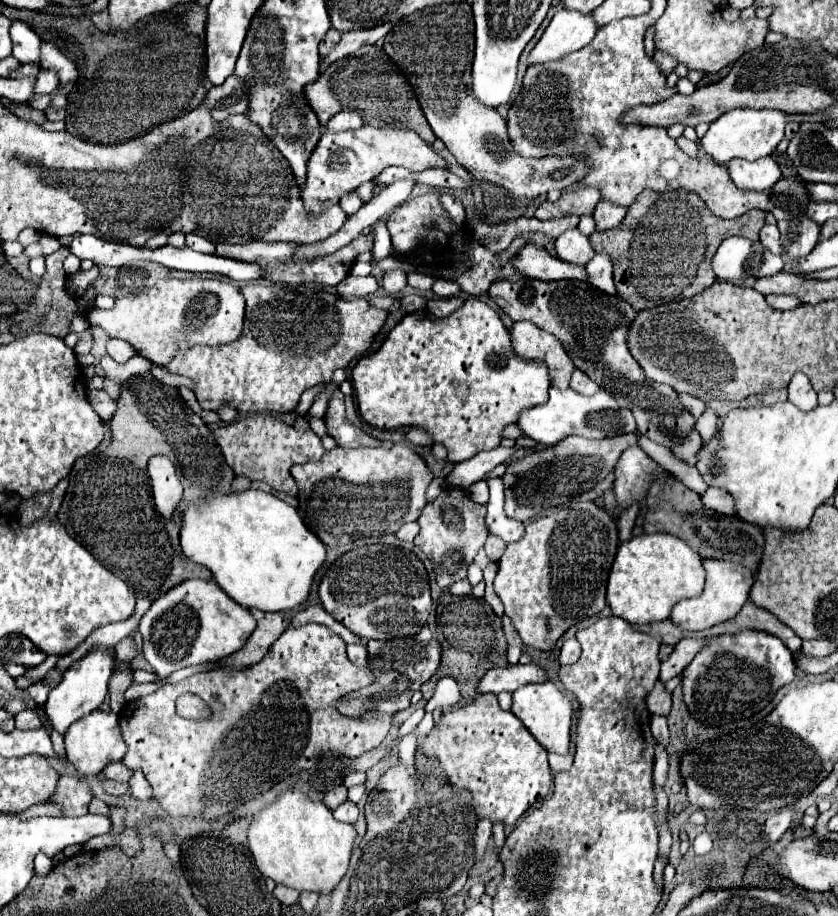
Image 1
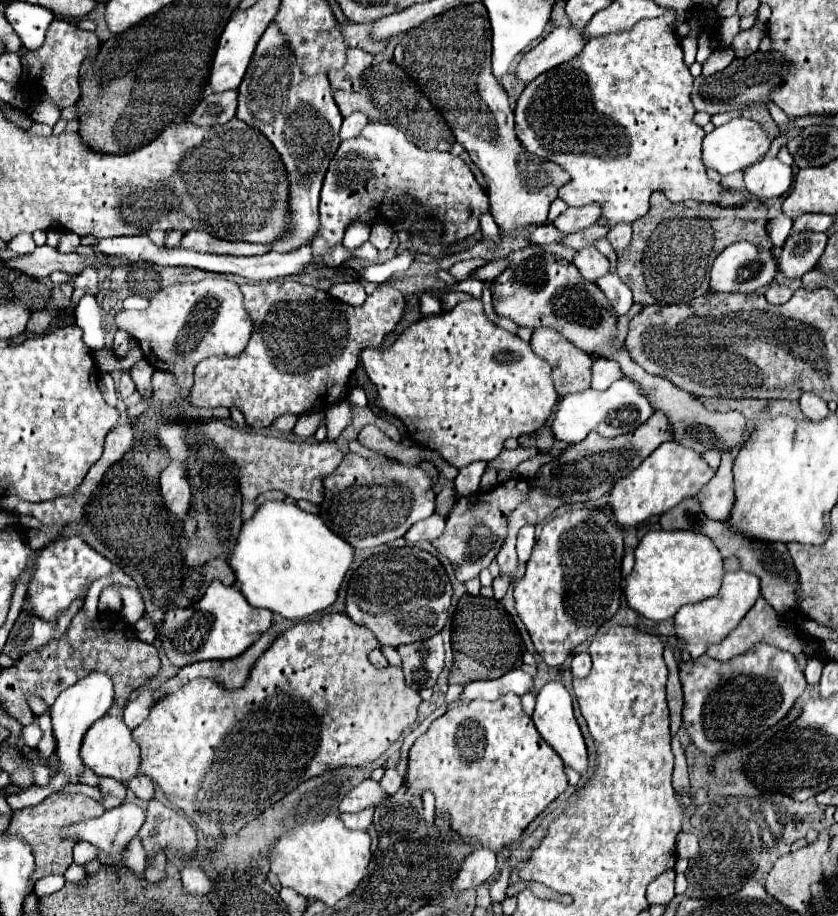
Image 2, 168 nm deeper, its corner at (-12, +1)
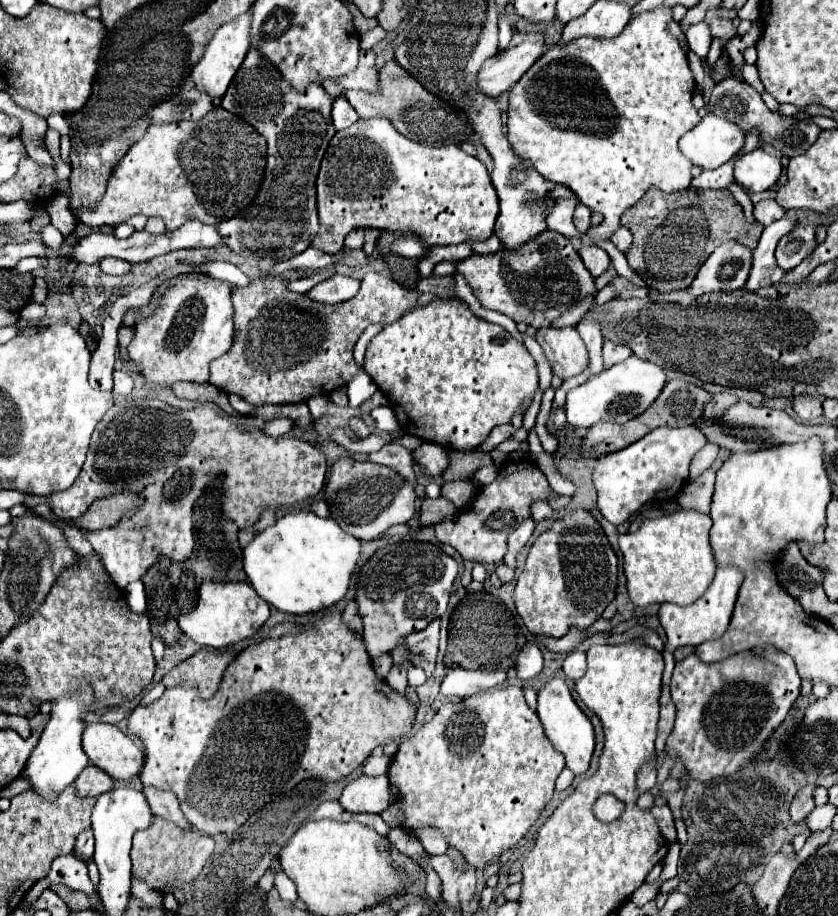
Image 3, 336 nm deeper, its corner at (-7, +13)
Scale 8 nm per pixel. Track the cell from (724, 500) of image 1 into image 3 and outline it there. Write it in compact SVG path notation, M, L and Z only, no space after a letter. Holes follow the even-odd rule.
M722 449L718 461L706 469L702 475L698 475L694 481L690 481L678 495L678 503L682 505L682 509L694 509L698 513L710 513L710 505L712 505L712 495L714 495L714 479L716 479L716 471L718 467L724 463L724 459L728 457L730 451Z

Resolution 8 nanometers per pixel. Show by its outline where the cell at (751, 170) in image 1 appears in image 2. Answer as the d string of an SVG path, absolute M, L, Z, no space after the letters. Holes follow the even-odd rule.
M777 157L775 159L761 159L759 163L745 169L745 187L751 195L759 199L781 197L789 191L793 181L791 167L783 165Z

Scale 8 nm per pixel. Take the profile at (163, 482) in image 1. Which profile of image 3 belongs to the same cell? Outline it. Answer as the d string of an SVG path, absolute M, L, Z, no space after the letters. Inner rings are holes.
M124 399L124 401L116 401L114 407L110 407L110 411L96 425L80 479L76 479L76 483L70 489L54 491L46 499L56 517L76 519L86 513L86 509L92 505L92 501L102 499L104 495L122 491L124 487L128 487L144 497L142 509L128 515L128 519L124 519L124 523L120 523L122 525L120 529L112 527L108 531L96 531L96 533L82 531L88 537L88 541L92 543L94 551L100 555L112 581L118 585L118 589L124 589L130 581L140 579L144 575L144 571L160 555L166 555L174 561L182 561L190 555L190 551L194 547L192 505L196 503L200 491L204 491L204 483L208 483L208 479L214 479L218 473L226 475L226 481L222 483L224 515L228 515L238 527L244 527L246 523L258 521L260 509L266 505L290 507L308 497L318 495L324 487L326 471L328 471L326 455L318 447L298 441L298 439L290 439L290 437L274 439L260 429L246 429L206 405L198 405L194 409L182 411L182 409L170 407L168 403L164 403L160 399ZM178 471L188 471L190 481L172 481L172 477L178 477Z

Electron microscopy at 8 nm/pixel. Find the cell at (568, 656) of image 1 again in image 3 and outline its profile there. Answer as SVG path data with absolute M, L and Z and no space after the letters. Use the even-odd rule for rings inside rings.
M576 649L572 653L568 653L568 657L564 659L564 673L570 679L580 679L586 671L586 653Z

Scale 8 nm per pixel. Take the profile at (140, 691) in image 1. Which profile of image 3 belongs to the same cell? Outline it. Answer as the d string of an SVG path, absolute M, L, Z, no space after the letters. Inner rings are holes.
M200 649L186 661L178 663L172 671L168 671L162 683L166 687L172 687L188 681L192 685L198 685L198 691L204 699L210 699L212 695L216 695L222 675L230 665L230 661L234 661L234 657L236 657L234 649L228 649L228 651Z

